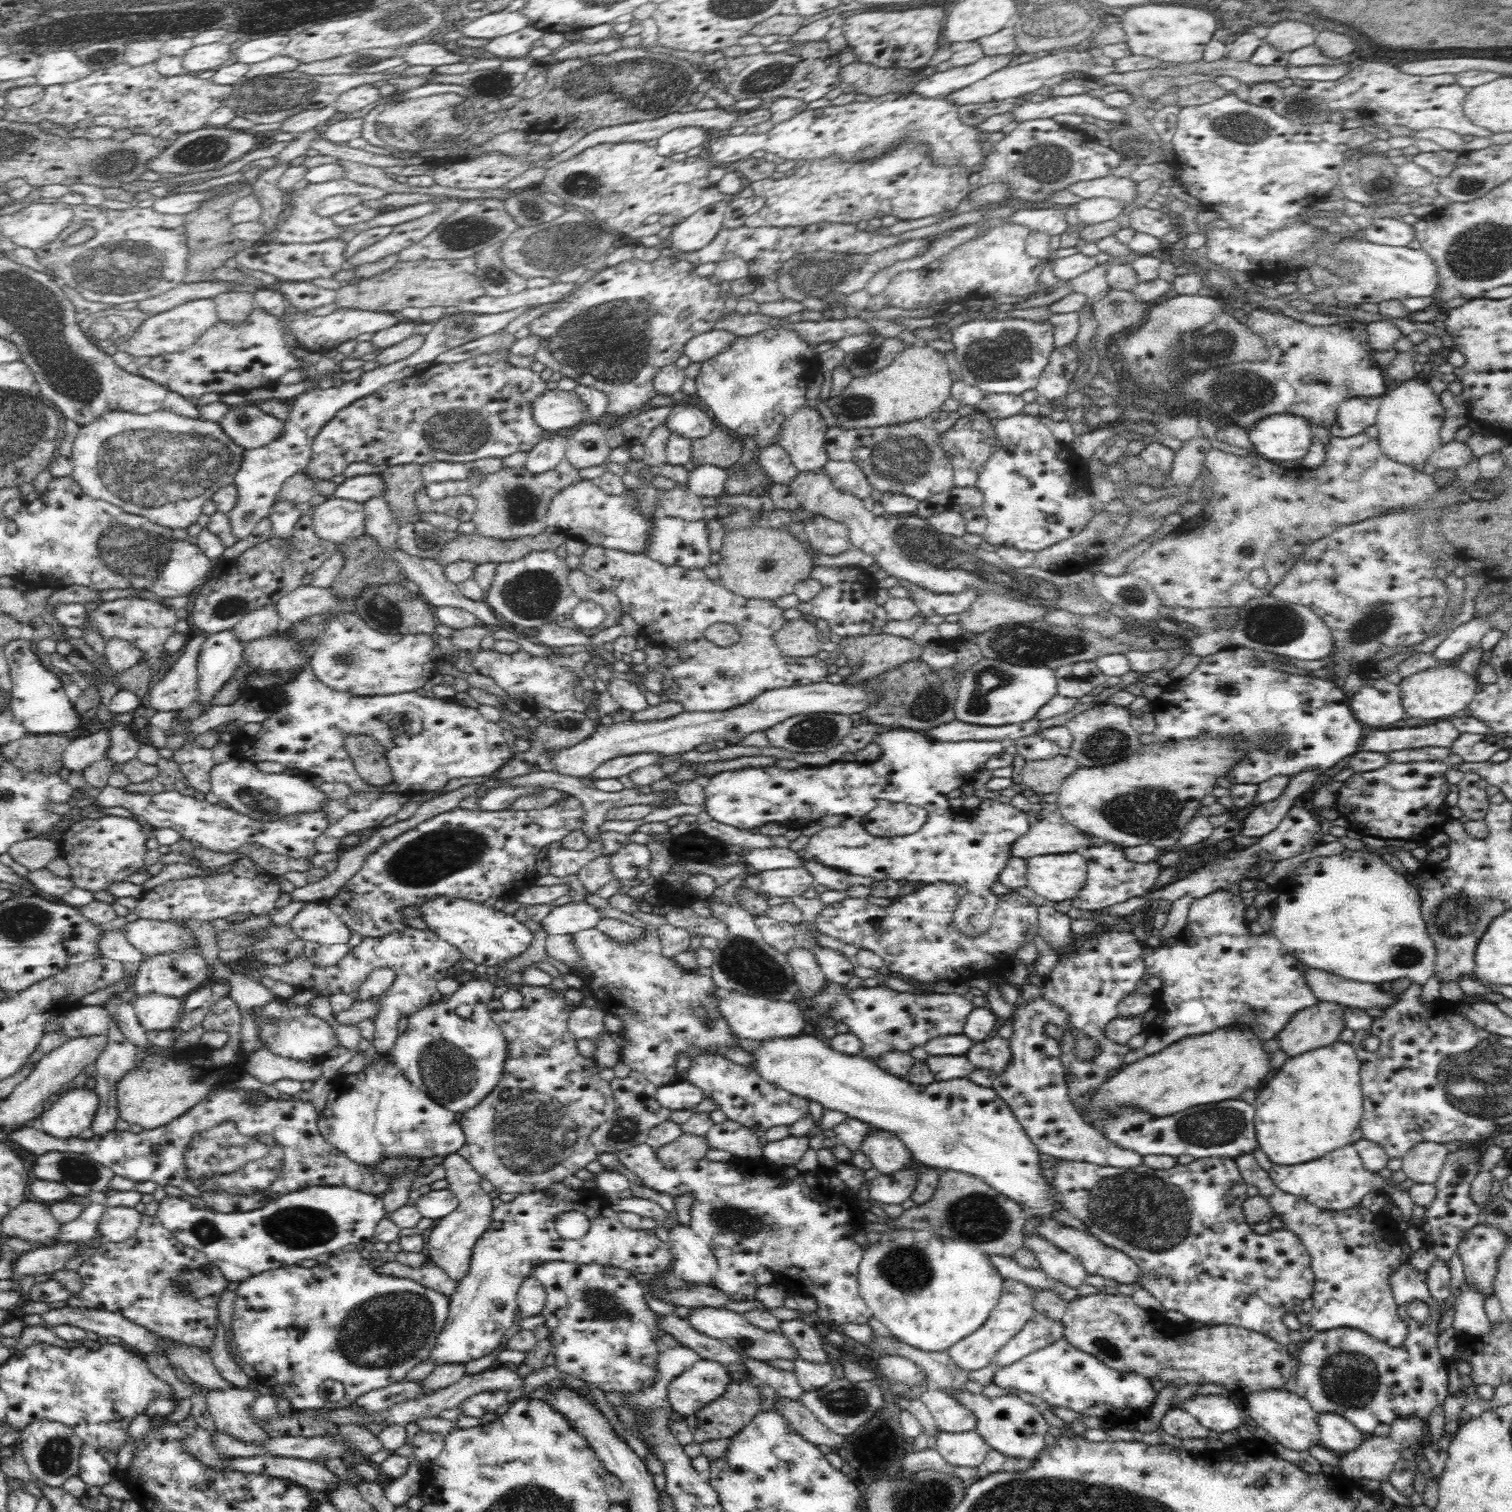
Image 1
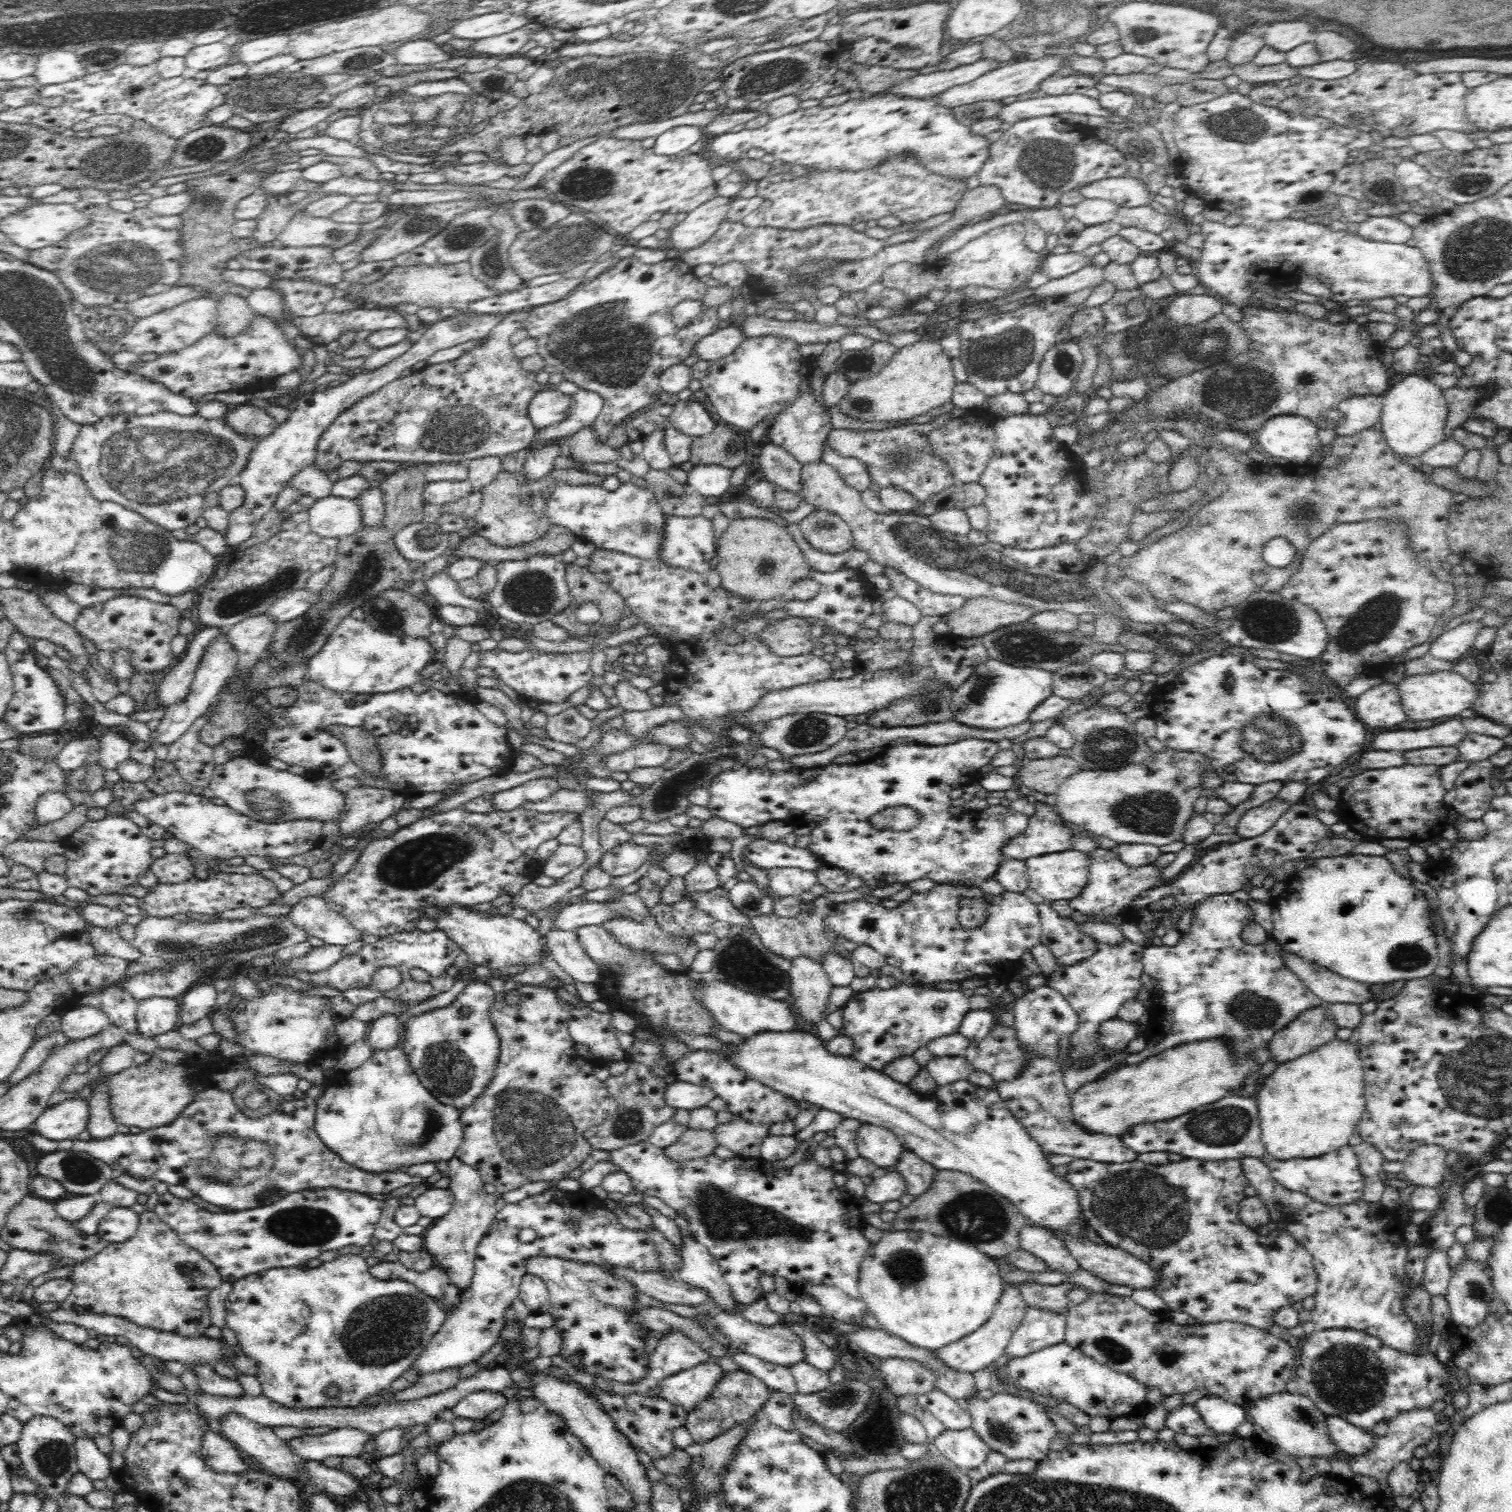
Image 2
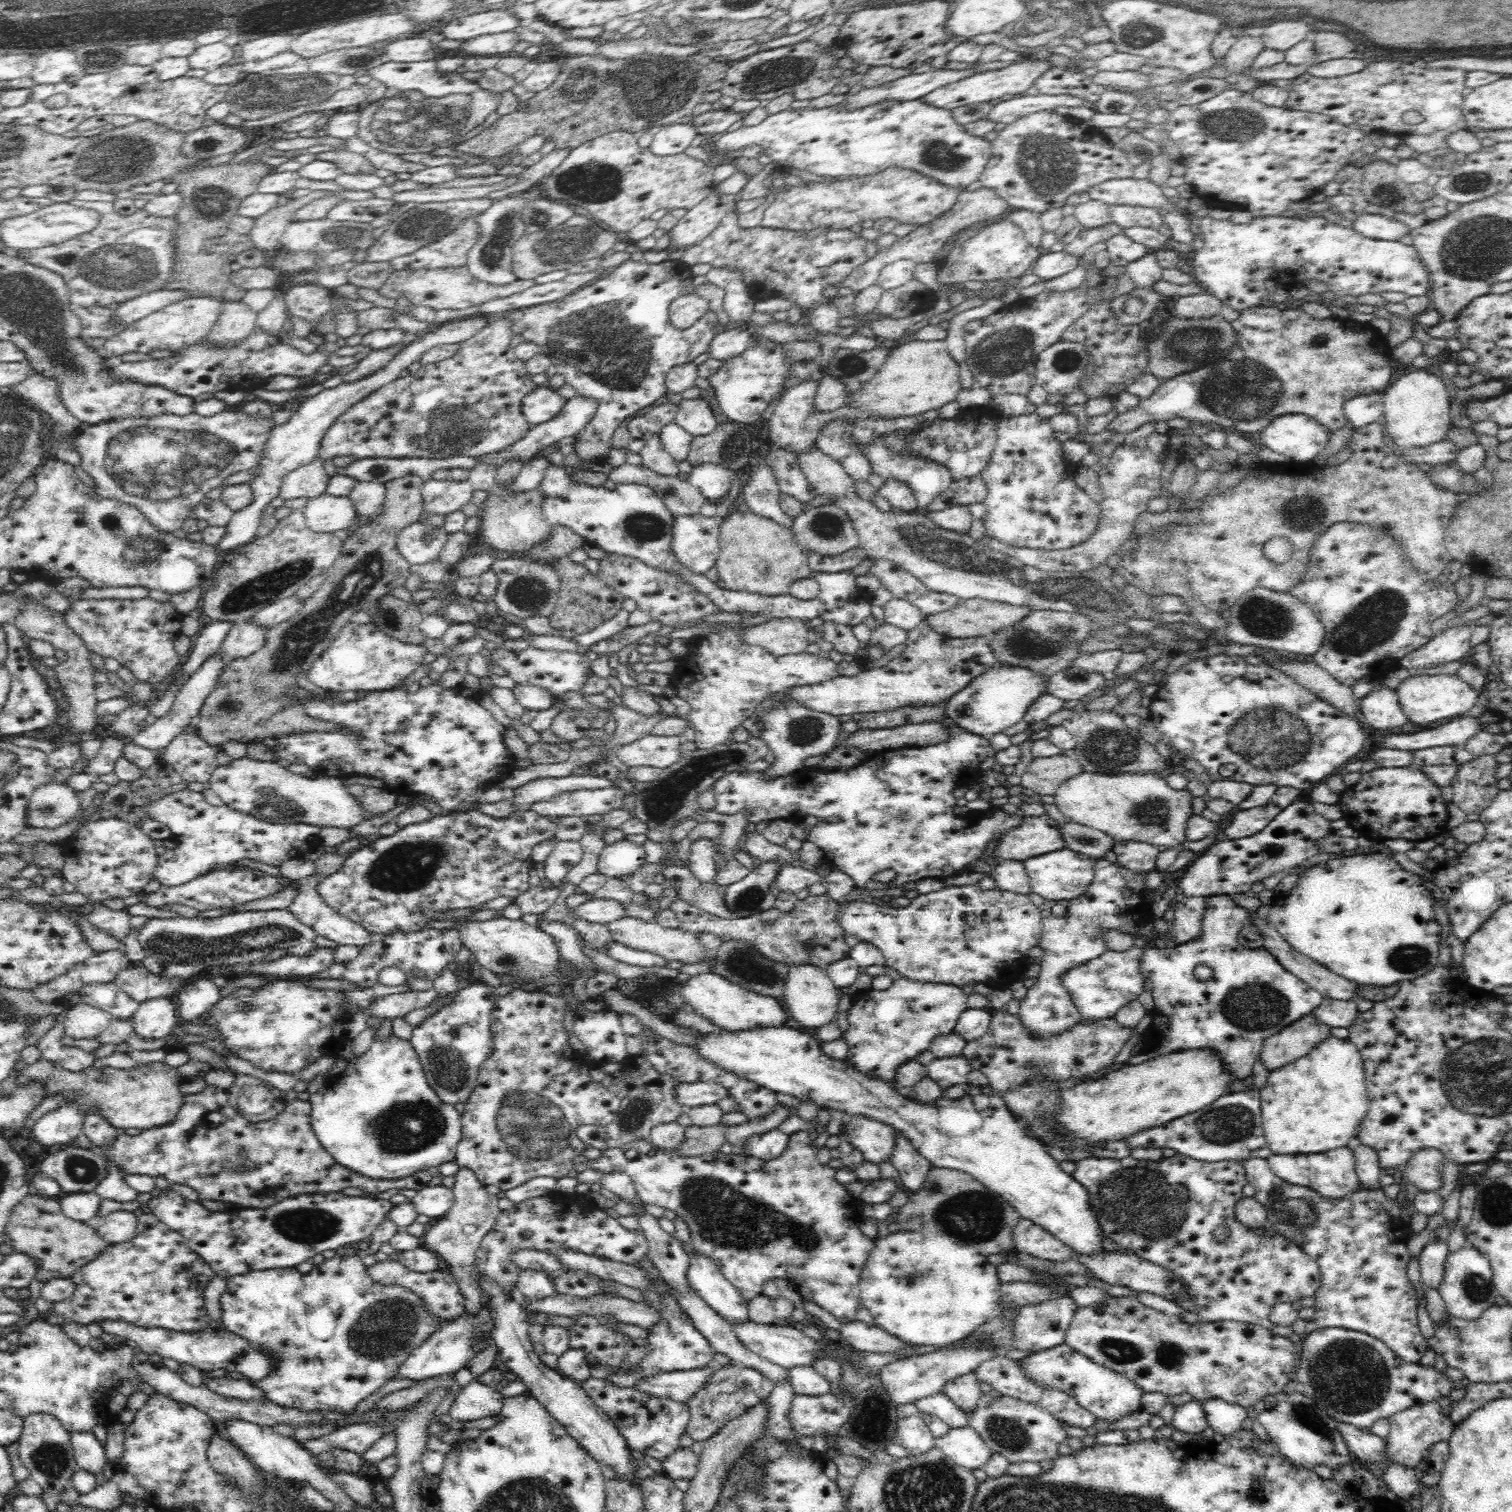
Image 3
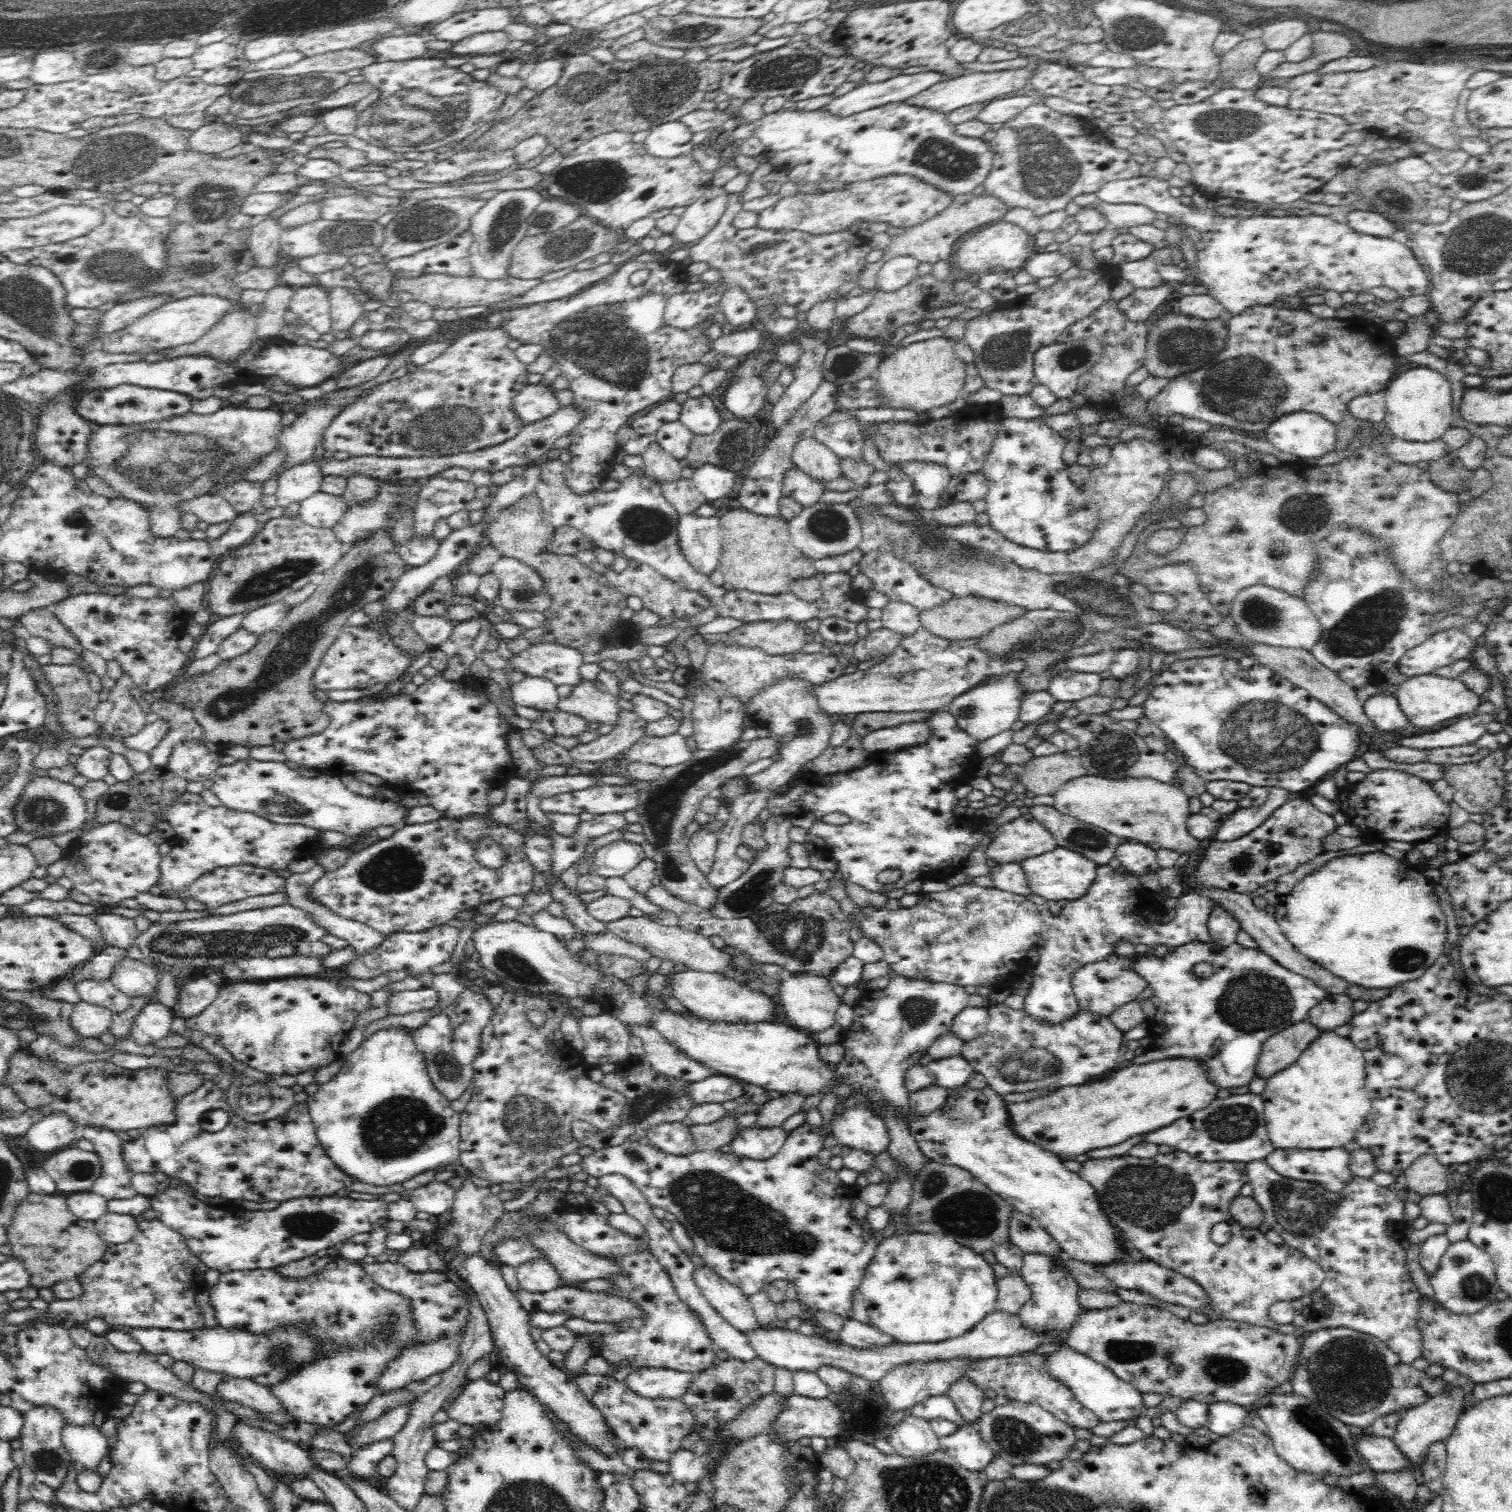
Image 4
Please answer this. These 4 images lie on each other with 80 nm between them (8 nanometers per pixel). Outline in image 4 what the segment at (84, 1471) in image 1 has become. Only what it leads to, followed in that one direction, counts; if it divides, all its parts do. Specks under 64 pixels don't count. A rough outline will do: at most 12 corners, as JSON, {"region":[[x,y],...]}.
{"region":[[93,1424],[64,1425],[62,1442],[75,1464],[92,1471],[108,1453]]}

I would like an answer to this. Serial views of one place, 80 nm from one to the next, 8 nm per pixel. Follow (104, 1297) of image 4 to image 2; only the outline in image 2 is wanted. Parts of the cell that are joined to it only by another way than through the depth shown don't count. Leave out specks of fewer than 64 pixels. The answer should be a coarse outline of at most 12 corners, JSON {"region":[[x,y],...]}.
{"region":[[155,1211],[59,1308],[206,1337],[224,1280]]}

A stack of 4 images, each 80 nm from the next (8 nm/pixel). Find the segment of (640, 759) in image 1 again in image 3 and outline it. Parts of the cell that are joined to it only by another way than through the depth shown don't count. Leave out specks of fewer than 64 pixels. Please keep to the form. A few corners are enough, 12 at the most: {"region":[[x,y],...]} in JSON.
{"region":[[656,736],[620,746],[626,767],[668,768],[680,759],[683,737]]}

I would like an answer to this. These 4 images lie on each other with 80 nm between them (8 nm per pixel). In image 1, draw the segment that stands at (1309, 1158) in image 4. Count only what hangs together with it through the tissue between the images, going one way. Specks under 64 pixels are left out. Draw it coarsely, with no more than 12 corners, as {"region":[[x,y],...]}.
{"region":[[1352,1142],[1312,1162],[1272,1165],[1280,1191],[1329,1211],[1392,1181]]}

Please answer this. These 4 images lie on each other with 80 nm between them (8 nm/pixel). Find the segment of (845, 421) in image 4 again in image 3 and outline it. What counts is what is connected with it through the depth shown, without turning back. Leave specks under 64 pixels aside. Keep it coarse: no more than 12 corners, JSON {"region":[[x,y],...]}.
{"region":[[836,419],[818,435],[817,449],[840,463],[856,484],[871,474],[850,428]]}

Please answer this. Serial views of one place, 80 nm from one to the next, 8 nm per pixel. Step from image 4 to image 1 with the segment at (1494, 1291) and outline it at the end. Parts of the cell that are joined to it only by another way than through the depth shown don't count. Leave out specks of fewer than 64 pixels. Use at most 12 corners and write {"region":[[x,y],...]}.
{"region":[[1468,1283],[1456,1300],[1453,1328],[1480,1337],[1491,1331],[1484,1299]]}

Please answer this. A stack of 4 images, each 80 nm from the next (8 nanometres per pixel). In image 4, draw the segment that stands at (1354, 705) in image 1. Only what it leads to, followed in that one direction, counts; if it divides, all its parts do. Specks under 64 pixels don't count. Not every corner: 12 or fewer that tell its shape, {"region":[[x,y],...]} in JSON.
{"region":[[1383,692],[1363,703],[1378,730],[1409,725],[1394,695]]}

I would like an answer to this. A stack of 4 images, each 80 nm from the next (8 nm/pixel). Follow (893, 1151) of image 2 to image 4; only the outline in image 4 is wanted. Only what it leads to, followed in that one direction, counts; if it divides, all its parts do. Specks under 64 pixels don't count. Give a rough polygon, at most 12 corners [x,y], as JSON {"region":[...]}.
{"region":[[866,1107],[838,1109],[838,1145],[874,1158],[891,1140],[882,1117]]}

